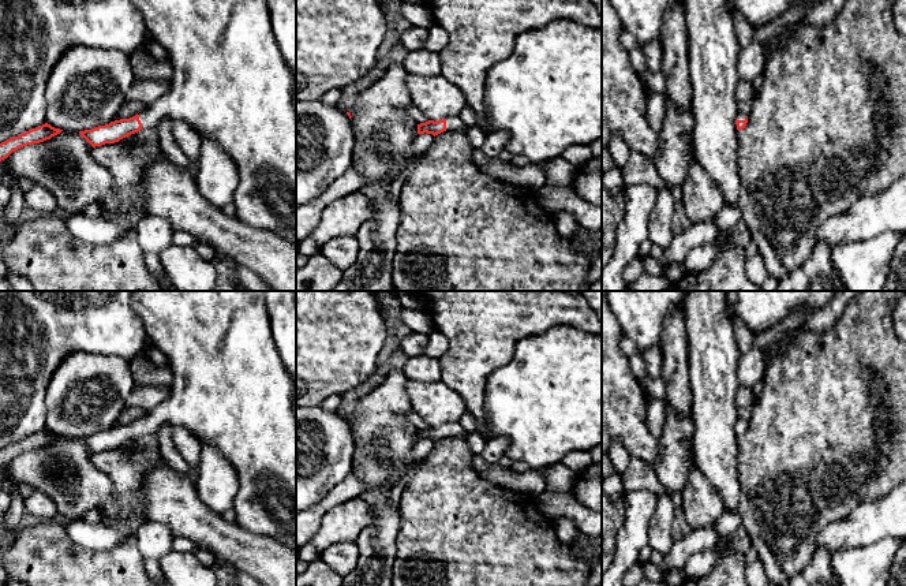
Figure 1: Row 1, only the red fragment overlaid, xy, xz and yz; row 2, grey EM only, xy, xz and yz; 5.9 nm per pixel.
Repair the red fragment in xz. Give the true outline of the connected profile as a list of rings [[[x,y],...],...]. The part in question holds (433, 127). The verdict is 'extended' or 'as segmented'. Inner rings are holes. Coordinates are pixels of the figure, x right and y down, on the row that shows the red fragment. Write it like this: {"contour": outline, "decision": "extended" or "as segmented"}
{"contour": [[[452,116],[438,122],[428,120],[418,124],[418,134],[433,134],[434,137],[443,131],[465,130],[465,124],[460,116]]], "decision": "extended"}

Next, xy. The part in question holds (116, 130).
{"contour": [[[131,0],[134,8],[141,14],[147,34],[157,41],[168,53],[169,63],[173,68],[173,78],[169,92],[146,111],[130,119],[120,119],[105,126],[91,130],[79,131],[79,134],[93,146],[115,143],[120,139],[138,132],[142,128],[156,127],[158,120],[169,116],[172,120],[188,123],[201,138],[209,138],[232,158],[239,173],[239,184],[233,194],[233,205],[236,209],[235,219],[254,228],[266,229],[291,245],[296,245],[296,109],[293,107],[293,92],[296,78],[282,59],[281,51],[272,29],[272,18],[266,0]]], "decision": "extended"}

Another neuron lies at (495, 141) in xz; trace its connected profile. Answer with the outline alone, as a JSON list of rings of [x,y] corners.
[[[488,131],[480,150],[487,157],[495,157],[502,149],[505,149],[509,138],[510,134],[506,131]]]

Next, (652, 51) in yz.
[[[649,41],[641,46],[648,71],[662,70],[663,49],[660,41]]]

